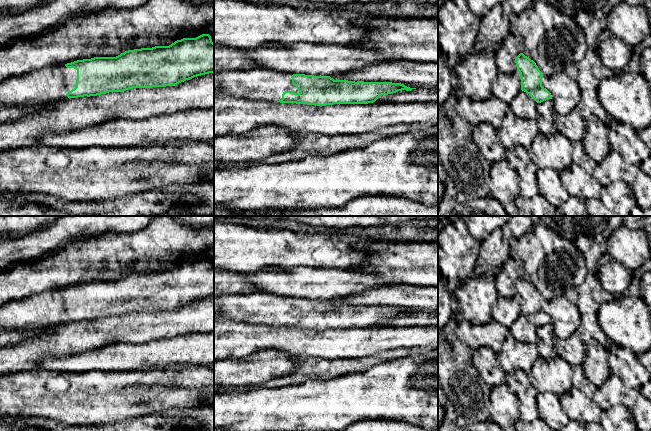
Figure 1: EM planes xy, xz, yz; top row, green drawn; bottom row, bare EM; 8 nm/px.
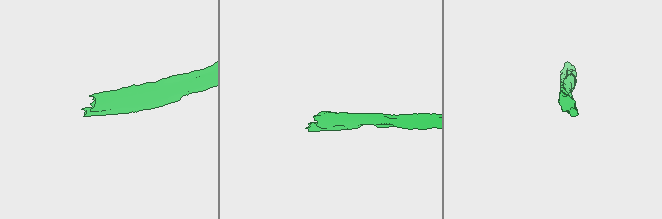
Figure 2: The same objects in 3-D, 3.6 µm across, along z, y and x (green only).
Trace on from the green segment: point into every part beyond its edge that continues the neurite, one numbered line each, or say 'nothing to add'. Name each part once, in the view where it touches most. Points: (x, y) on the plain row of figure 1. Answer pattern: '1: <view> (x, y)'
1: xz (258, 308)

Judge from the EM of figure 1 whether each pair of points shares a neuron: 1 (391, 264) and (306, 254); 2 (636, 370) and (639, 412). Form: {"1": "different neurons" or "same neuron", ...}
{"1": "different neurons", "2": "different neurons"}

